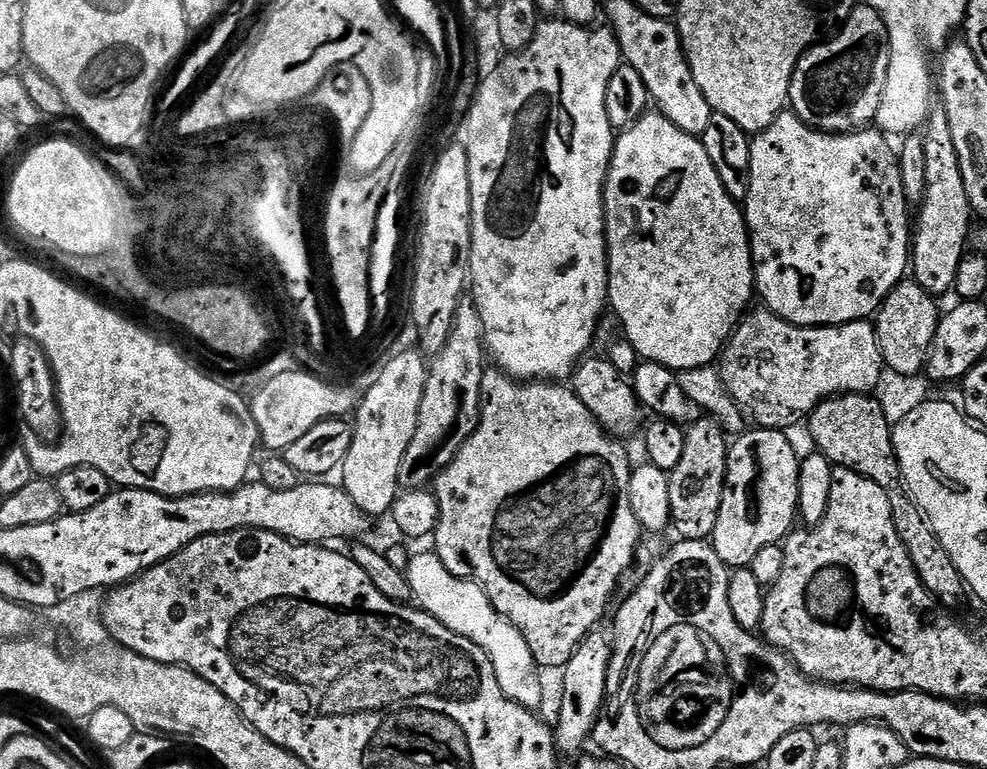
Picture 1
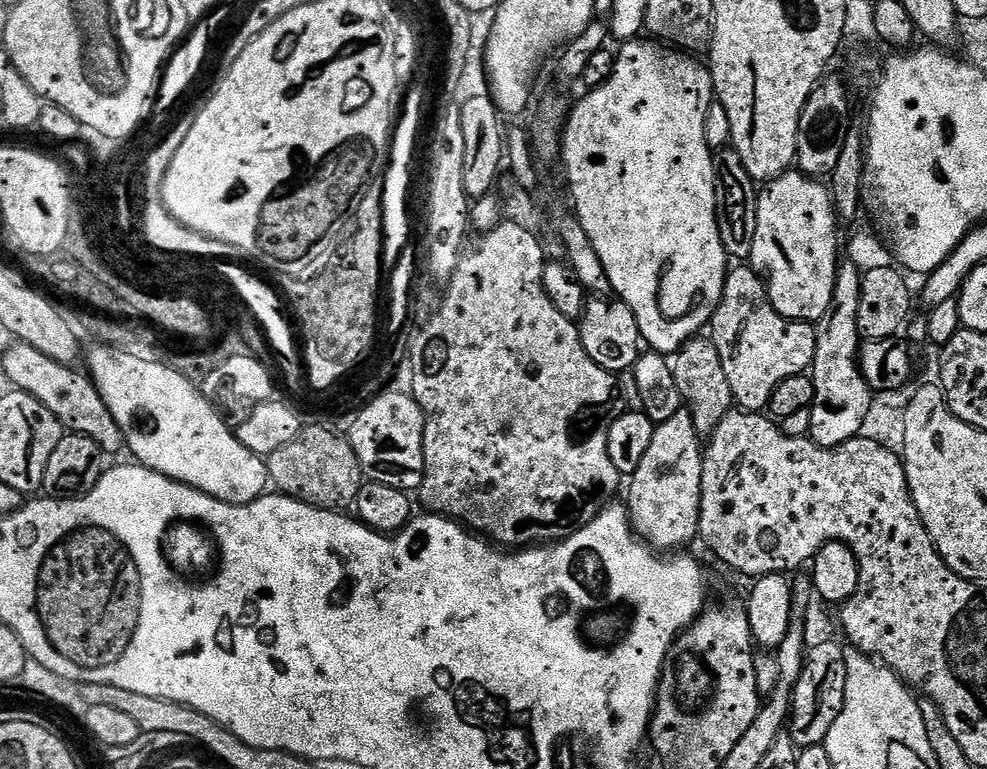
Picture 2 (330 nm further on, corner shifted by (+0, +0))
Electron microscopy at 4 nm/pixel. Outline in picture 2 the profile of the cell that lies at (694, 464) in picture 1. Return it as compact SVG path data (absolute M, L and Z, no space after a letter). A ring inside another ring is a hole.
M704 334L693 336L675 353L671 365L683 407L692 415L694 430L701 438L707 437L734 408L730 382L726 382L726 370L722 370L714 342Z

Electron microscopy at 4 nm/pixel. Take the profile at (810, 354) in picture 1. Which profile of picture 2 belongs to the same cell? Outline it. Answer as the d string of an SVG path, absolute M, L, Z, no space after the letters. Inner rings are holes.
M736 266L729 271L727 278L724 280L724 296L720 299L720 304L716 308L716 312L710 321L710 338L714 342L714 346L718 350L718 358L722 362L722 370L726 370L726 382L730 382L730 390L732 391L732 399L743 411L763 413L768 407L768 399L770 394L774 394L774 390L786 378L794 378L795 376L803 376L812 367L812 359L814 358L814 350L816 349L816 329L811 323L801 322L799 320L788 320L785 316L780 316L778 310L774 310L774 306L768 301L768 294L760 275L756 273L750 266Z

